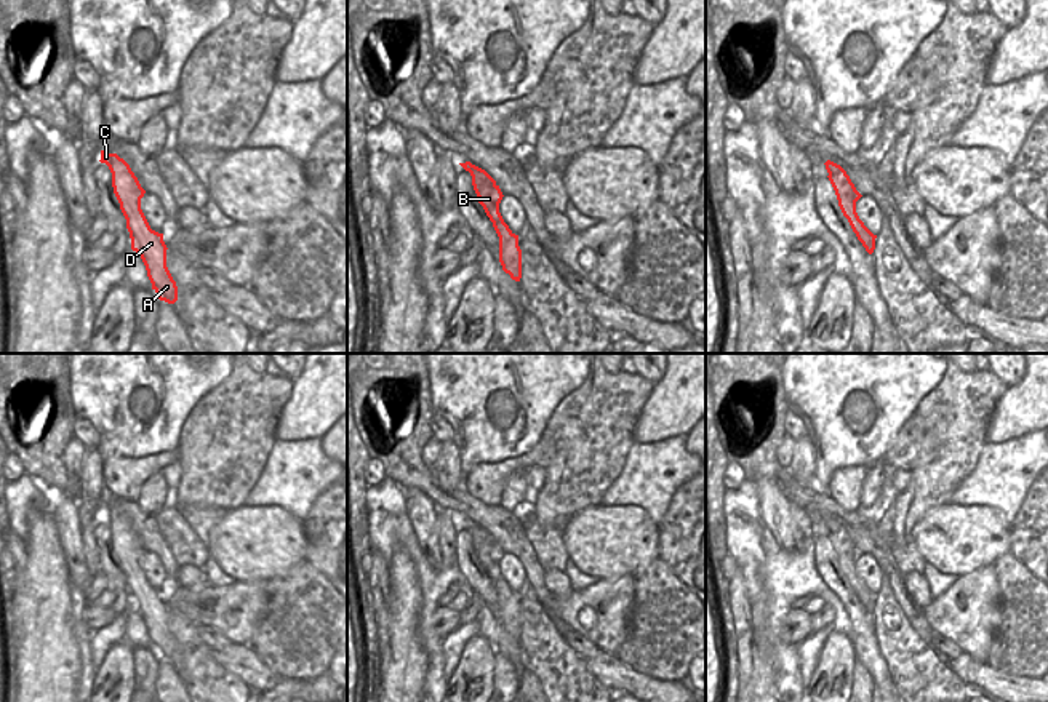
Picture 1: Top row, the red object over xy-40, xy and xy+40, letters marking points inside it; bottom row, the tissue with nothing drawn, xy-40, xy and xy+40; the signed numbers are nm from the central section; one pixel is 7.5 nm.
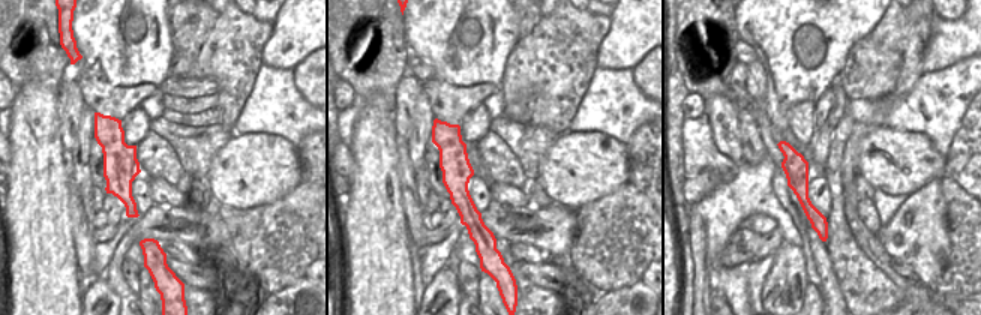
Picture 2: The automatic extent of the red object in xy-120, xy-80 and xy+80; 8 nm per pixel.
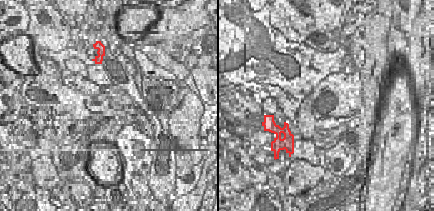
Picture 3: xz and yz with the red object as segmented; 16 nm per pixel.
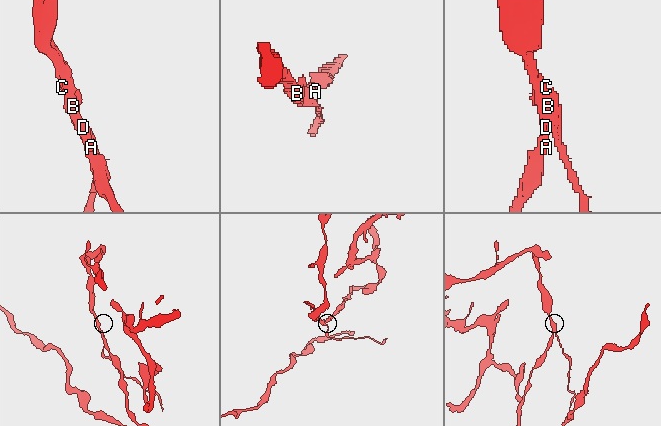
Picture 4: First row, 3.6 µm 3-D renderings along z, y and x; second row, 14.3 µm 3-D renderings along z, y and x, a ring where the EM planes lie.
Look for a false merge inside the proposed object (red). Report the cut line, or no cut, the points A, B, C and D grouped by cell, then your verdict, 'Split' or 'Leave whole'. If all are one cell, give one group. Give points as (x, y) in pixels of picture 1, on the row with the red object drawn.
Split along xy (495, 184), (480, 189), (477, 194). Groups: A C D / B. Split

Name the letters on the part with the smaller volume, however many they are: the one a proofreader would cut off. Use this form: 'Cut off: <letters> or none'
Cut off: B

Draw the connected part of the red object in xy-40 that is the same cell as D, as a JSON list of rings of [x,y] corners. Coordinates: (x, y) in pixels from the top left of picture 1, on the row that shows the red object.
[[[101,150],[101,163],[106,163],[112,173],[114,193],[126,219],[126,229],[131,238],[131,249],[136,251],[147,270],[152,289],[160,301],[174,304],[178,301],[178,286],[166,267],[166,245],[163,233],[150,229],[142,209],[141,198],[146,190],[130,165],[117,154]]]

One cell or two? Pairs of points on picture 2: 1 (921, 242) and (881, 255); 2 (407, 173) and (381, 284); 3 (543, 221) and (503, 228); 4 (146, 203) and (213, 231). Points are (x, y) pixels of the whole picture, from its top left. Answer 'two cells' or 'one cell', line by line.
1: two cells
2: two cells
3: one cell
4: two cells

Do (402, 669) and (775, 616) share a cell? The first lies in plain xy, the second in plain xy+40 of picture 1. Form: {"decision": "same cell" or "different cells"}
{"decision": "different cells"}

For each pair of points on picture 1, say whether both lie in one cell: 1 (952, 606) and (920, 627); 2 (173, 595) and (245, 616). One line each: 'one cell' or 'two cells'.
1: two cells
2: one cell

